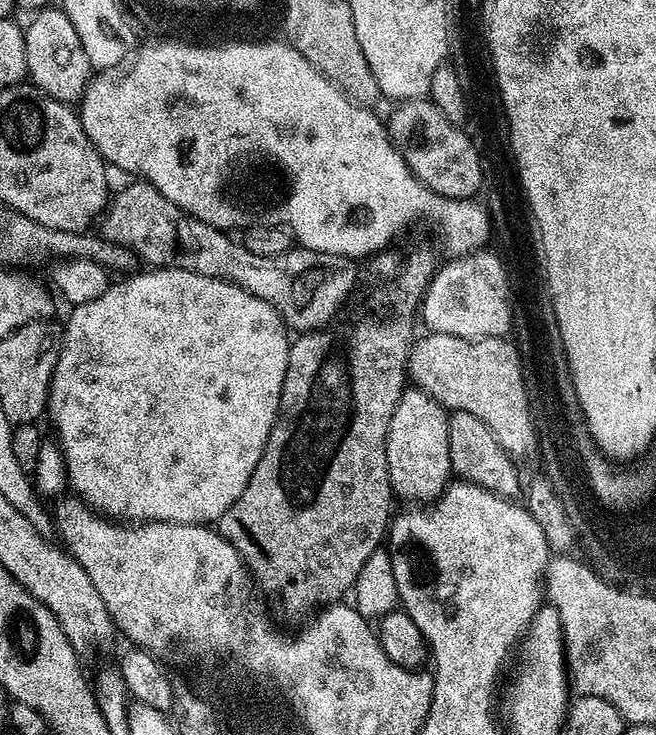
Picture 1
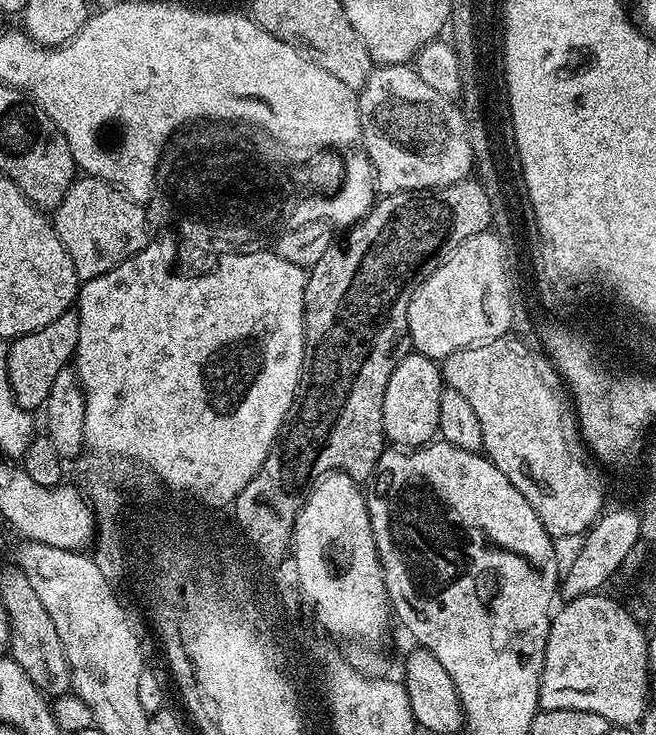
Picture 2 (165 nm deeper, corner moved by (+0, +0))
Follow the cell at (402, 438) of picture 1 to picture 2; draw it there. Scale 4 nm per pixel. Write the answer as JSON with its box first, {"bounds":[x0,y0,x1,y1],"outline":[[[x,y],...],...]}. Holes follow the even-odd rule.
{"bounds":[382,351,442,450],"outline":[[[409,351],[400,359],[398,366],[394,366],[394,374],[390,374],[390,382],[386,382],[386,398],[382,398],[382,426],[384,435],[393,445],[405,450],[422,448],[437,439],[438,426],[438,398],[442,387],[442,368],[435,360],[423,356],[421,352]]]}

